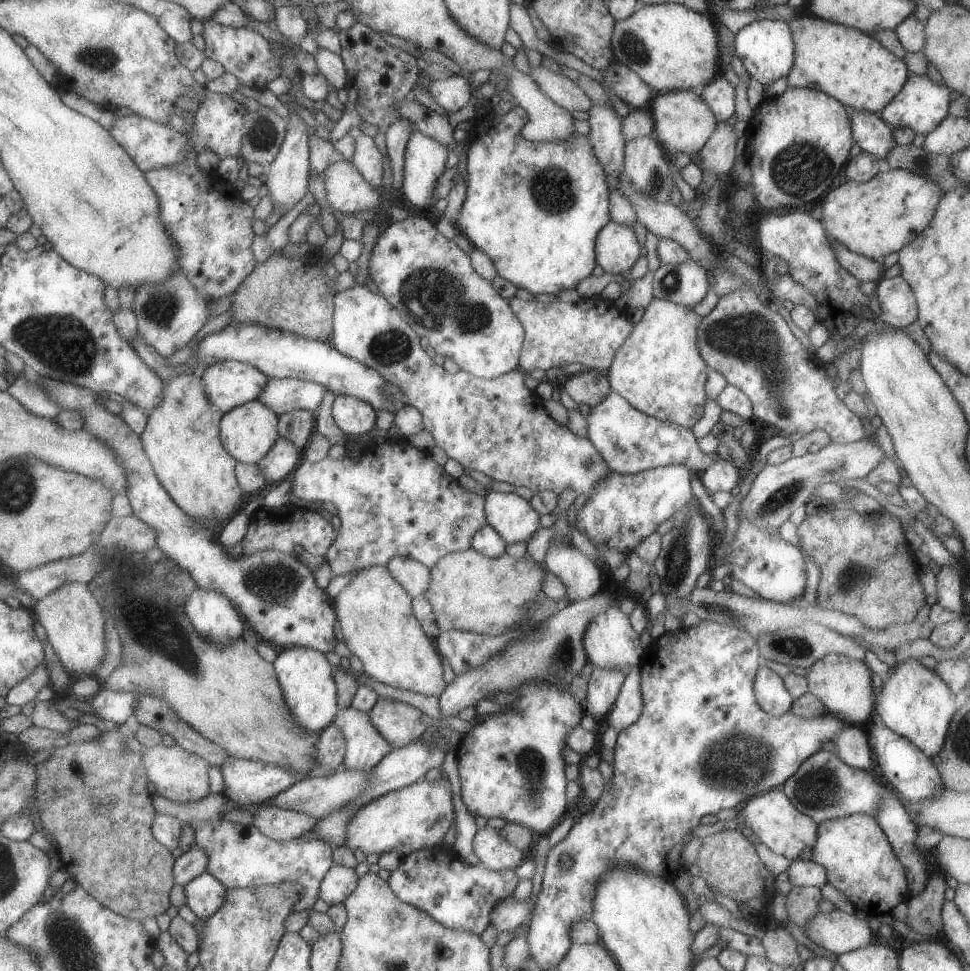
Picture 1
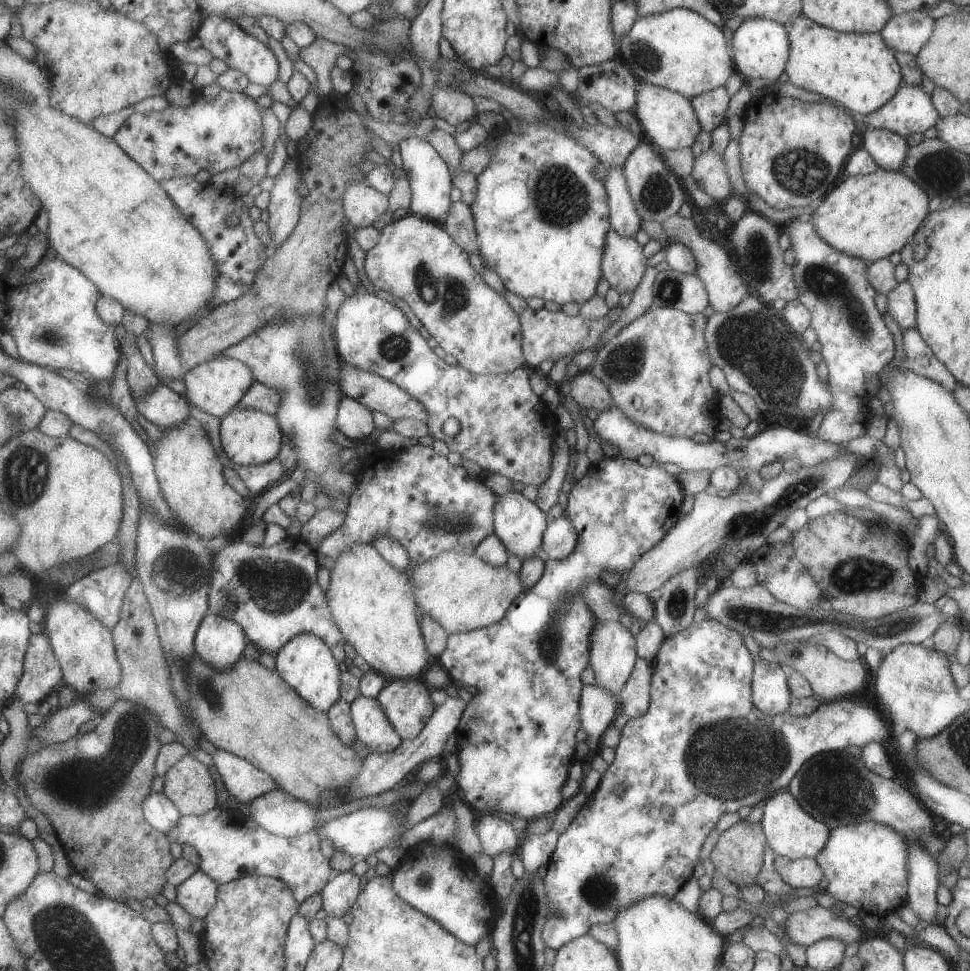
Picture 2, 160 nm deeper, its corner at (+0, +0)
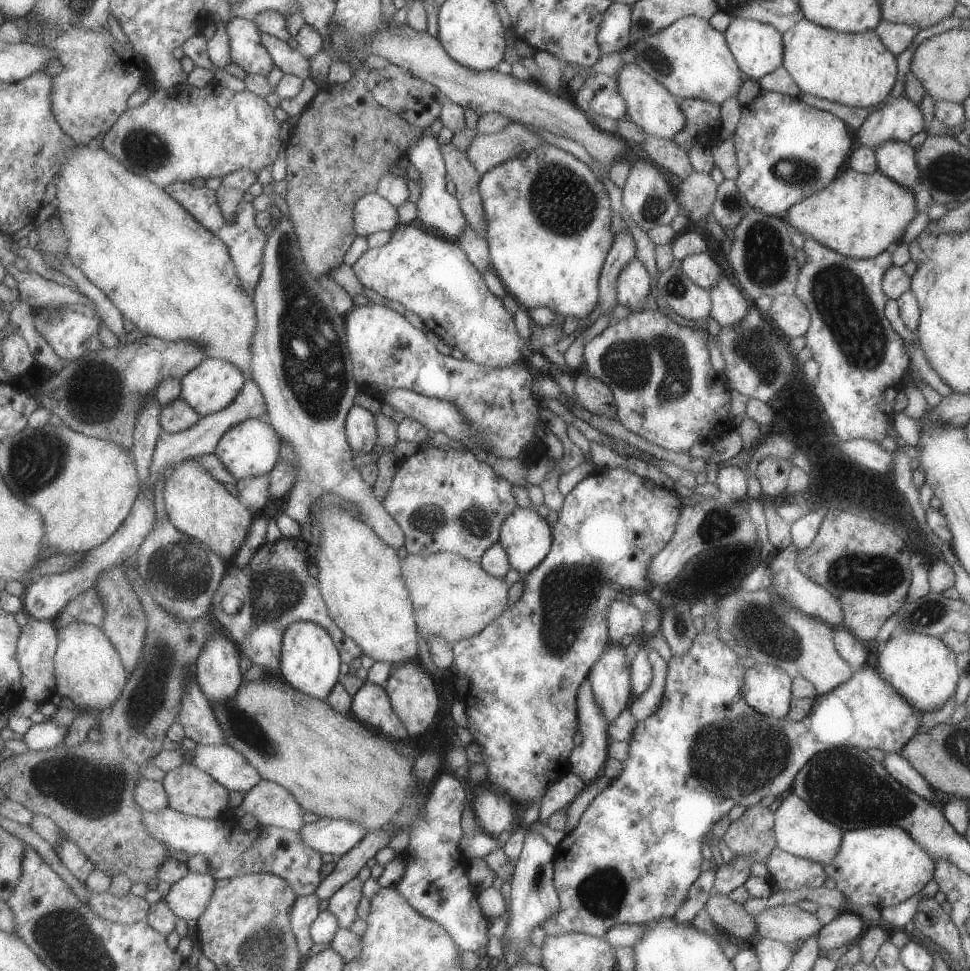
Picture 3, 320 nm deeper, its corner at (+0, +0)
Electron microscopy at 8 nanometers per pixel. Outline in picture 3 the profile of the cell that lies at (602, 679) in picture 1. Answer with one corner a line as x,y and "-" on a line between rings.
584,678
576,692
576,713
578,718
578,731
582,740
579,745
571,749
568,761
570,772
578,776
585,784
591,784
597,777
603,775
605,761
608,759
607,749
610,739
607,734
607,722
602,718
592,697
589,679

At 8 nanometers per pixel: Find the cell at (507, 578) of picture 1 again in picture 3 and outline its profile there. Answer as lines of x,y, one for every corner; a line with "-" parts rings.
436,552
433,554
404,553
401,565
403,578
413,607
415,628
425,642
432,636
440,636
452,646
454,642
471,638
481,632
495,617
498,617
507,604
508,588
503,579
486,573
478,560
470,561
455,553

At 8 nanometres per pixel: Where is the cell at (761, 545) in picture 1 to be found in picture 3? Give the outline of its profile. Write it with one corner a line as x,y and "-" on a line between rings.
793,544
778,551
777,557
768,565
768,568
773,573
772,583
775,584
777,590
789,594
789,600
791,600
792,606
797,607
801,612
808,614
810,617
825,621
834,629
843,627
844,616
840,602
830,592
827,592
825,588
809,580
809,578
798,569
798,552
798,548
795,548

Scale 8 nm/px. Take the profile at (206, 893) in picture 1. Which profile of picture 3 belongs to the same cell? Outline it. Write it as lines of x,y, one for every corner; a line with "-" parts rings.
189,873
172,884
165,897
173,912
186,921
199,917
208,909
216,892
216,878
211,874

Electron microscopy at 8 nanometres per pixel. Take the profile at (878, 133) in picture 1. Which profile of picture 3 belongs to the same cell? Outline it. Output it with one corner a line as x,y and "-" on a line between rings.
885,141
880,147
876,147
874,155
876,156
878,171
889,177
893,182
900,184
913,193
913,189
919,188
920,174
917,168
917,161
914,150
907,143
901,141

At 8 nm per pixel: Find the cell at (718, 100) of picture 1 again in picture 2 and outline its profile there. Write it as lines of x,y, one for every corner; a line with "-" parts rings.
717,87
690,99
700,130
711,133
719,125
723,120
728,100
729,95
724,87

